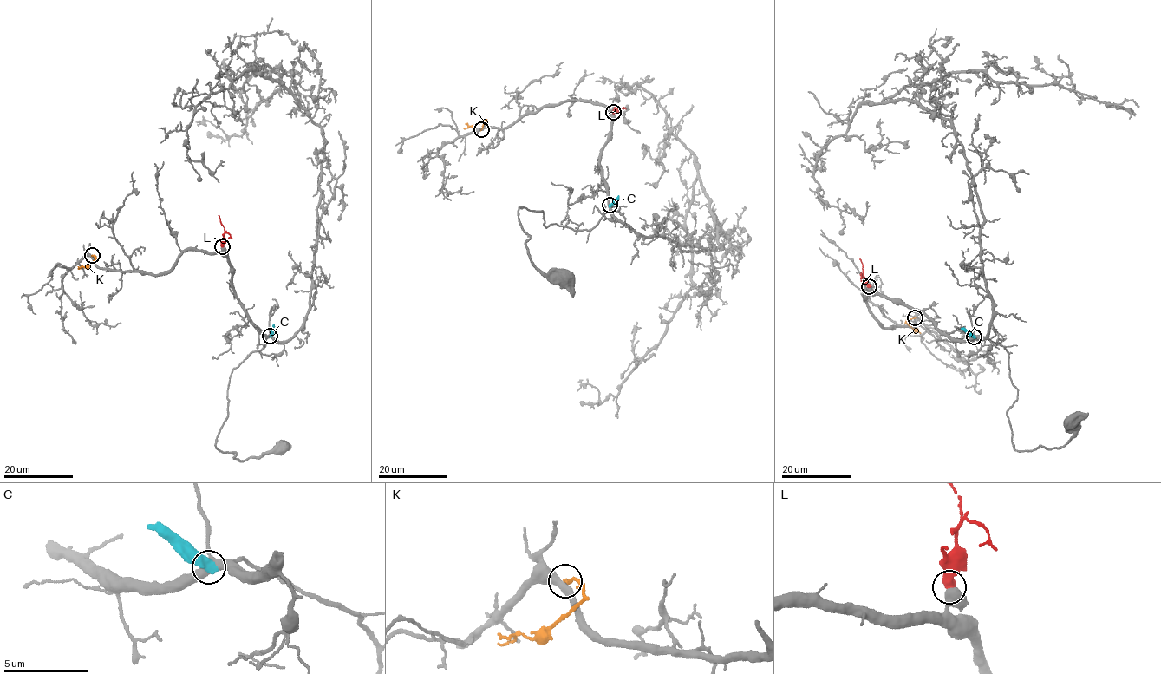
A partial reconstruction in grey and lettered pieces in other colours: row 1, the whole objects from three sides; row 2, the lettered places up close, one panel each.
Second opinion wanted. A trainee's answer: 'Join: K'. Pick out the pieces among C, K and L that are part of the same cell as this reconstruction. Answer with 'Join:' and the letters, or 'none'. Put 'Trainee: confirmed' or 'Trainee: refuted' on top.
Trainee: refuted
Join: L

